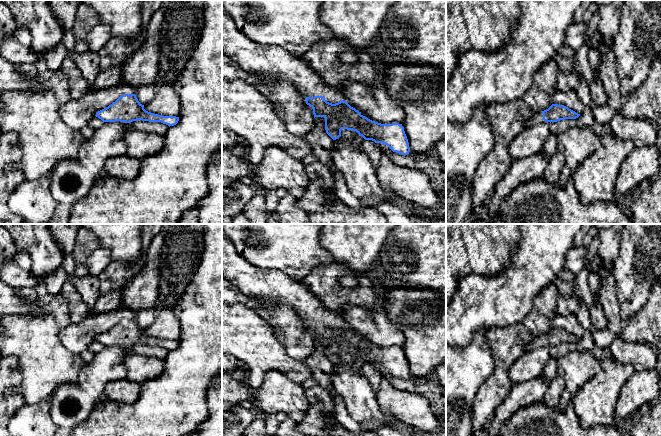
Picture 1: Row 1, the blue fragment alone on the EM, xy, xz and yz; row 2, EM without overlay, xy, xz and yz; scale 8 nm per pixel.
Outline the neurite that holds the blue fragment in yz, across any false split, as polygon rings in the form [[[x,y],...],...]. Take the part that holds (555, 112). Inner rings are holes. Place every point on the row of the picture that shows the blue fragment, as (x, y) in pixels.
[[[552,104],[548,109],[532,114],[531,118],[526,121],[525,127],[530,127],[541,123],[542,121],[557,122],[564,119],[576,119],[580,114],[569,109],[564,105]]]

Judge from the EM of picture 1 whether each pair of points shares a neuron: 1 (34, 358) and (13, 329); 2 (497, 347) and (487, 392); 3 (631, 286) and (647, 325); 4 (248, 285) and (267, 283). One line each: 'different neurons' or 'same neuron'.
1: same neuron
2: same neuron
3: different neurons
4: same neuron

